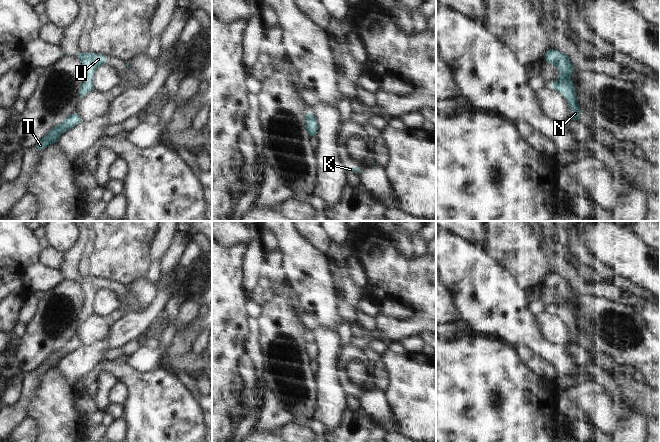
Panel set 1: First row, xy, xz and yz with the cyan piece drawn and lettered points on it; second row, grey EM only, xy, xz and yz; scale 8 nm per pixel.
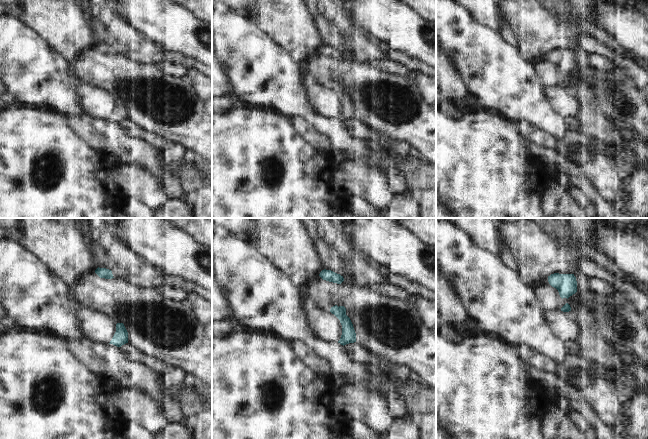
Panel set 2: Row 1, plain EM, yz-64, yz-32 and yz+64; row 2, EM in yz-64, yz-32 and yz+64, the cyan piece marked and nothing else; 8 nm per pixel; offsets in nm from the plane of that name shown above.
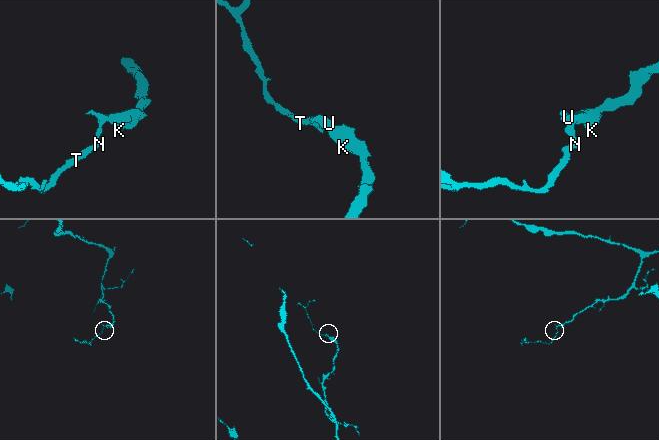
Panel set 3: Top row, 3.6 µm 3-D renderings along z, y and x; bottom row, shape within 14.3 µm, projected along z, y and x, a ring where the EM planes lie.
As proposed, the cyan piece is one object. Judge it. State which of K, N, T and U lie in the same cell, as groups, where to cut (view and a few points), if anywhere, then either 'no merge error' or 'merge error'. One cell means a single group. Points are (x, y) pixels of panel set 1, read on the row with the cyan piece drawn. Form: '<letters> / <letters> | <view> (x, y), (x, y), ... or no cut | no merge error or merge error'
K N T U | no cut | no merge error

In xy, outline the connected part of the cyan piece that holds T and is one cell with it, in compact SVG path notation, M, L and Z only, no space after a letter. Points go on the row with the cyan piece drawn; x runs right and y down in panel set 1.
M76 113L68 116L62 123L52 128L47 135L45 135L35 147L39 150L45 149L47 146L57 143L61 134L65 133L69 129L73 129L76 124L80 123L81 120Z

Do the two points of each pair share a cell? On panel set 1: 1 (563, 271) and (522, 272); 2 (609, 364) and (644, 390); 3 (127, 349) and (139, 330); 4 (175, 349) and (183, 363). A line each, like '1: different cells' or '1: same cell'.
1: different cells
2: same cell
3: different cells
4: different cells

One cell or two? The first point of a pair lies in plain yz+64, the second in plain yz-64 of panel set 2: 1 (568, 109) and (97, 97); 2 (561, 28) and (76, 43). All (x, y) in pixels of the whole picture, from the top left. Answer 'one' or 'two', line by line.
1: one
2: one

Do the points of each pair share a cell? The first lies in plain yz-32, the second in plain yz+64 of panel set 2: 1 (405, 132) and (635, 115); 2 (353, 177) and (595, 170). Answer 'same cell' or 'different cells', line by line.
1: same cell
2: same cell

